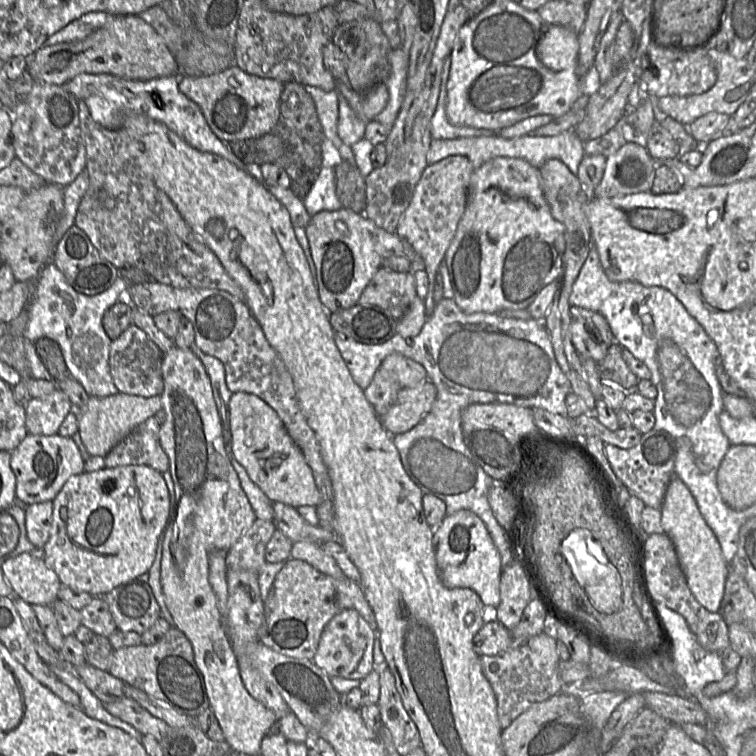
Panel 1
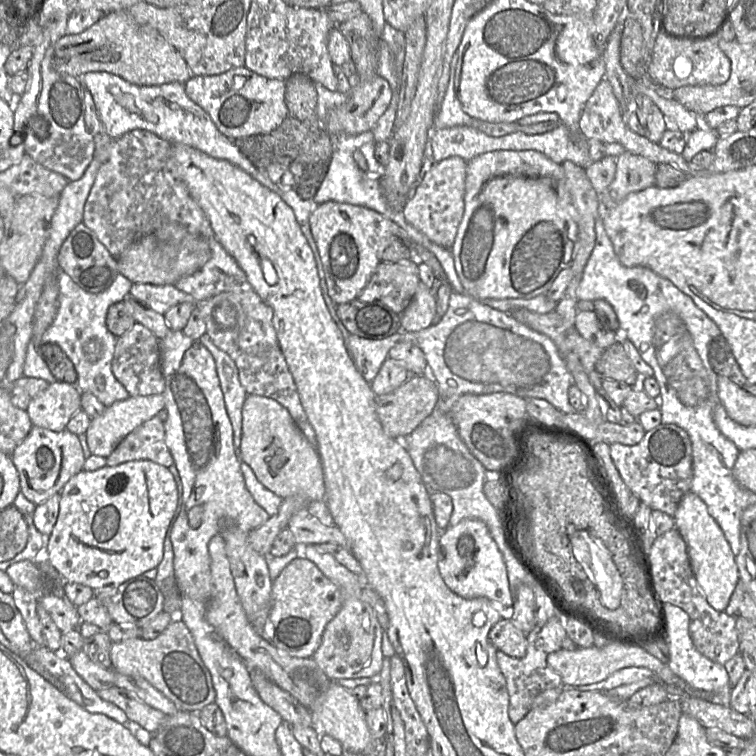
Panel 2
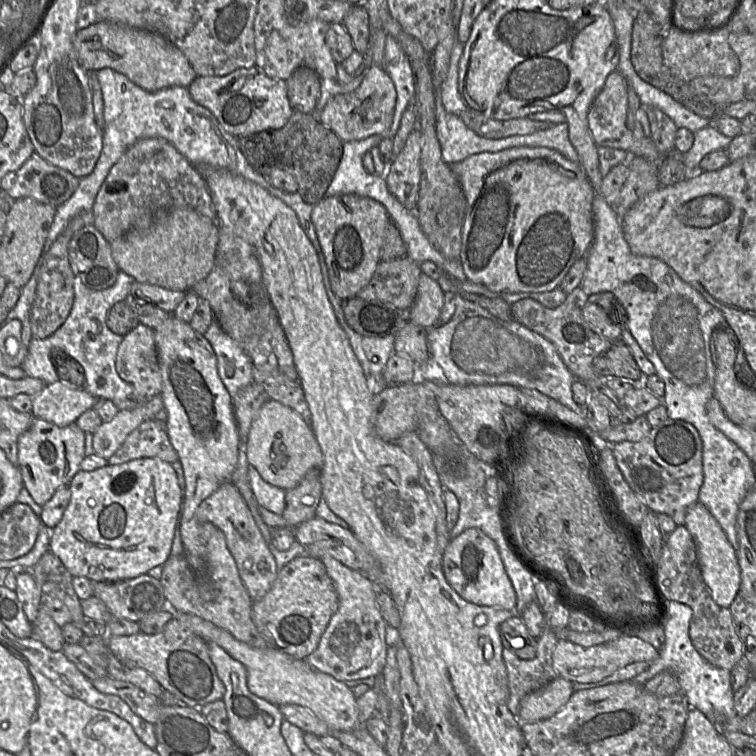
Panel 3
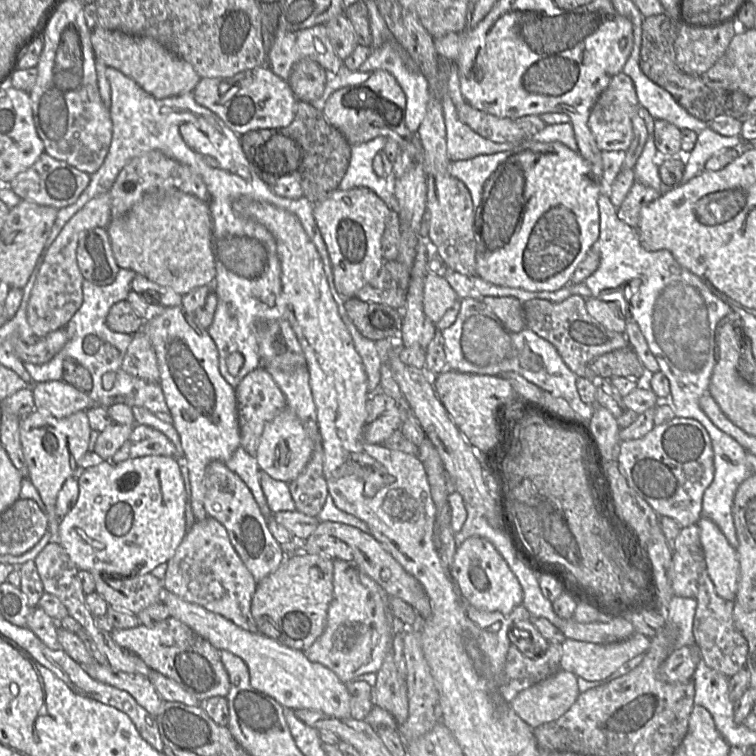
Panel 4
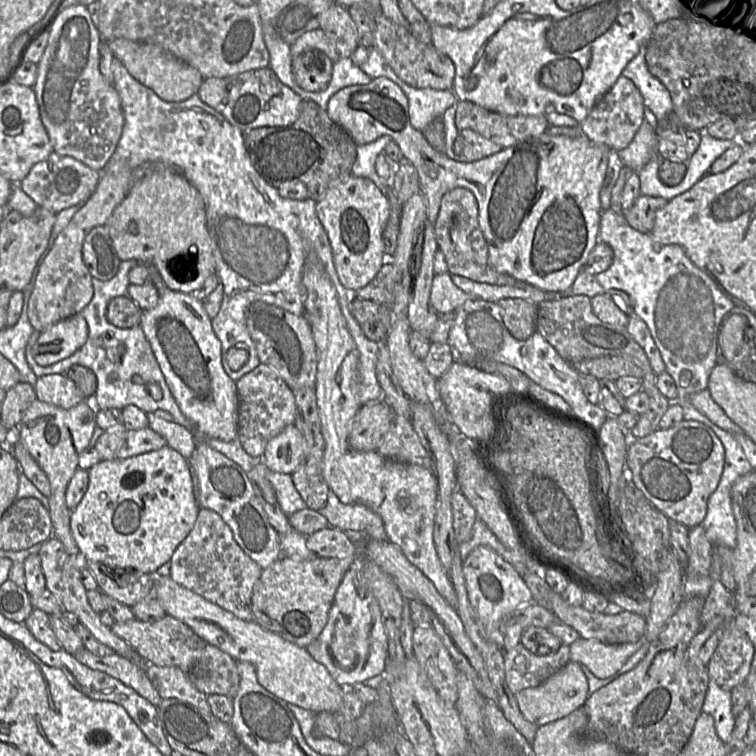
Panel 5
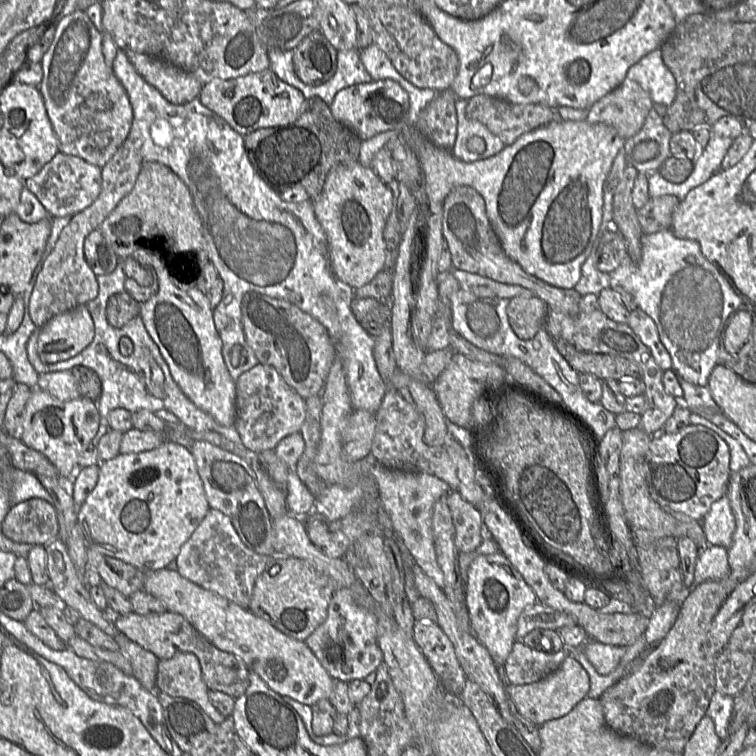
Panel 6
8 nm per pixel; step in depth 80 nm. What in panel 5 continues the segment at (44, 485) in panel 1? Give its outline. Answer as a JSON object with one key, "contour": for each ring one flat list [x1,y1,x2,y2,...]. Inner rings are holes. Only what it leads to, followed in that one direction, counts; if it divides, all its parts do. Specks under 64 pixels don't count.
{"contour":[[37,398,24,414,19,425,19,440,31,457,46,474,51,492,48,497,53,537,57,538,69,555,78,559,79,548,72,536,70,515,72,510,65,503,68,484,75,474,81,453,89,446,96,425,96,412,92,401,84,400,70,409,62,409,39,401]]}

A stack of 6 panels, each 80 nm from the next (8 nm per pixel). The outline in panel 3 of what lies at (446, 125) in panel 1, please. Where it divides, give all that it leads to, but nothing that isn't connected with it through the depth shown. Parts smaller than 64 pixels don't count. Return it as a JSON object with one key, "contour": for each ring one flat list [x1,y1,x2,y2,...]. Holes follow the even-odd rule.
{"contour":[[456,39,450,55,447,76,442,85,442,104,447,112,456,115,460,115,467,109,458,91,459,61,463,53,464,44,459,43]]}

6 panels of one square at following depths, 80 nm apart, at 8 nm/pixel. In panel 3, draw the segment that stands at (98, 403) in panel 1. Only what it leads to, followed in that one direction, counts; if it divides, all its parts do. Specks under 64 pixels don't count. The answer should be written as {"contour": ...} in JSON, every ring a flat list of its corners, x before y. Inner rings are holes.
{"contour":[[156,395,133,409,119,410,110,422,103,422,93,433,94,454,108,460,133,430,144,421,155,419,155,415,162,409,162,397]]}

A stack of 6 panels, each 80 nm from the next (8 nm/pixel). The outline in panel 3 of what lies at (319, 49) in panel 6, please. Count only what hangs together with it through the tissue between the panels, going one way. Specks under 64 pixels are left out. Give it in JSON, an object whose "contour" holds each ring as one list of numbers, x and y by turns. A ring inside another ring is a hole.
{"contour":[[299,67,286,80,287,96,292,108,302,113,316,113,322,79,313,69]]}

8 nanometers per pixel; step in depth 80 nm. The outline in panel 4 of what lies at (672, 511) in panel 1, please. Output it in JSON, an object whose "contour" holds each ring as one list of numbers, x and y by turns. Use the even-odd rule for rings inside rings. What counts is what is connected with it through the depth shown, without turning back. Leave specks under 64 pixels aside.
{"contour":[[701,517,696,524,704,552,707,571,717,594,728,601,736,601,739,582,739,560,736,549,728,542,719,527]]}

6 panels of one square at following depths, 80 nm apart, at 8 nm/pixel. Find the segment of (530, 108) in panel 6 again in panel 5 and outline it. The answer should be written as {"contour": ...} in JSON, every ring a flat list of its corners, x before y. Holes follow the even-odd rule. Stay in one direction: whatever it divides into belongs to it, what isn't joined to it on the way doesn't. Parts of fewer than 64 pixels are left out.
{"contour":[[468,100,457,101,455,121,459,130,469,128,503,148,539,136,549,127,545,115,506,116]]}

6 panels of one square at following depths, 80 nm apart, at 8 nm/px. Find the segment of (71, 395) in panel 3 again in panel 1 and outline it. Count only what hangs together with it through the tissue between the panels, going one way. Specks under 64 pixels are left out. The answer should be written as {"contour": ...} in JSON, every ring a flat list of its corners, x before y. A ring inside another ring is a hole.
{"contour":[[59,388,47,396,30,399,25,406,28,434,58,434,59,427,73,409,71,400]]}

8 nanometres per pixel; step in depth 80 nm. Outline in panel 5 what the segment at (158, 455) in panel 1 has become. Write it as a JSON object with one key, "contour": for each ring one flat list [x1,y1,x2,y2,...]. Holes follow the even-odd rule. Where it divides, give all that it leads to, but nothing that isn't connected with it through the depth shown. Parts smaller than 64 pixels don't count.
{"contour":[[150,427,129,430,115,458,126,459,156,451,165,446,167,446,166,440]]}

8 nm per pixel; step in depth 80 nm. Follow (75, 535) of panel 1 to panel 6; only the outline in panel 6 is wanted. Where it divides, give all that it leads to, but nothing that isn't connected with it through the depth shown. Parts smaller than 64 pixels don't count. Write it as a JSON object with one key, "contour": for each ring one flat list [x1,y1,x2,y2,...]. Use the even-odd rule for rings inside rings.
{"contour":[[164,441,159,447,151,451,133,454,118,454,109,461,100,462,99,468,100,471,97,484,84,503,78,508,77,512,77,527,82,535,86,549,96,549,100,553,122,560,138,568,142,572,152,572,166,568,172,561,175,561,182,545,189,539,210,510,203,482,198,473,196,461,191,450,177,443]]}

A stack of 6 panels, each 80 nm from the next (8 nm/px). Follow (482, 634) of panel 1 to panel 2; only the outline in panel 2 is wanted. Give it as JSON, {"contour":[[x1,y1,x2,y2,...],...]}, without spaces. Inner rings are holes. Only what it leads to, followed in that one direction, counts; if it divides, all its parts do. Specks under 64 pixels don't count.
{"contour":[[501,619,490,630,488,638,497,651,513,658,522,658,526,654,526,634,519,630,510,619]]}

